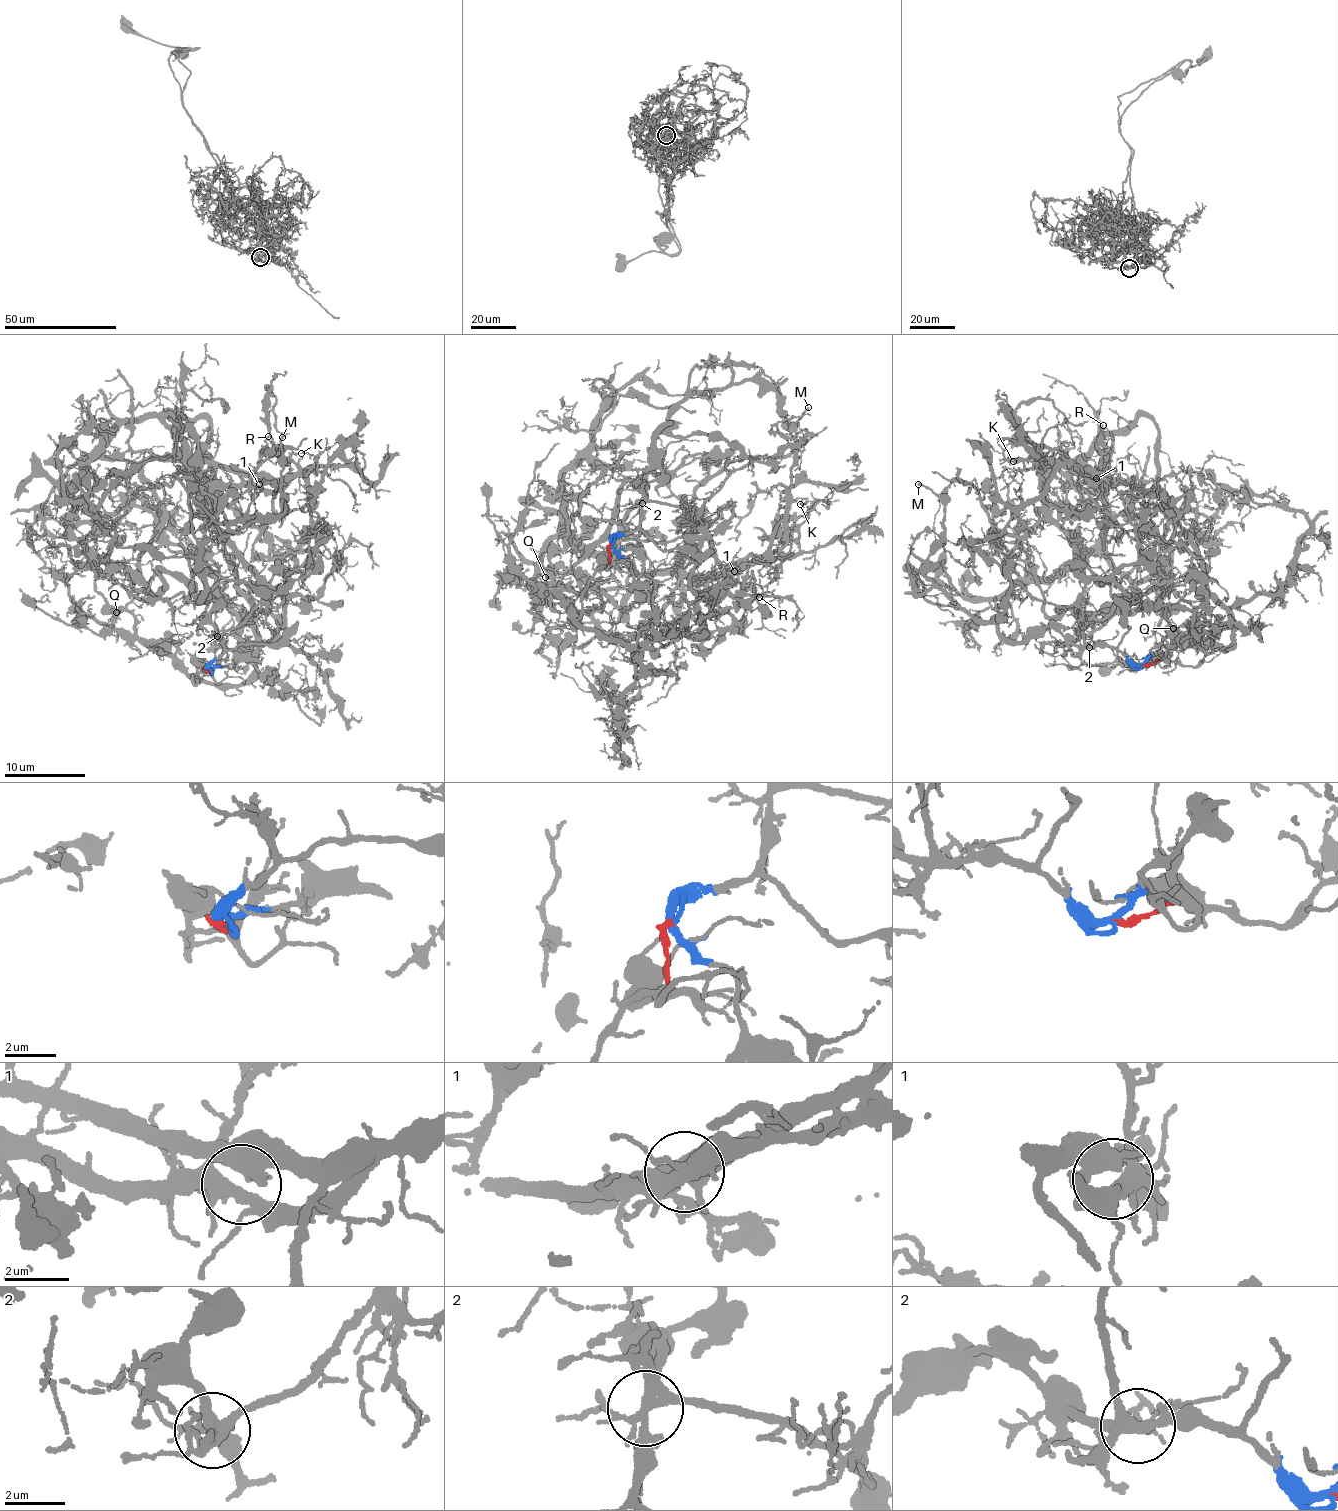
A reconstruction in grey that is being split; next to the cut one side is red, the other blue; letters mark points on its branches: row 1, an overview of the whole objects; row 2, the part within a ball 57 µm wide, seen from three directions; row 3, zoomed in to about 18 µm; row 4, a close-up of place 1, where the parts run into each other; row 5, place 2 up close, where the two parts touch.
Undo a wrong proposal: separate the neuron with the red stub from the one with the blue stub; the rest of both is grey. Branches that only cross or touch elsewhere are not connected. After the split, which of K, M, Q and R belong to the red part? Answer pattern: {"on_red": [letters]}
{"on_red": ["K", "Q", "R"]}

